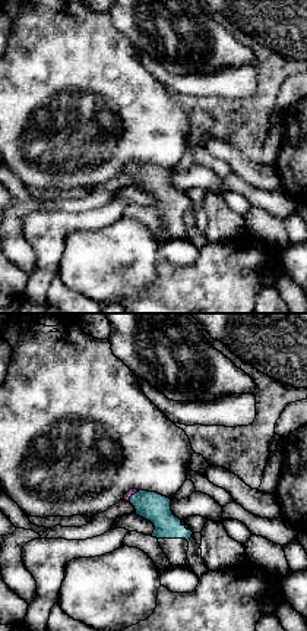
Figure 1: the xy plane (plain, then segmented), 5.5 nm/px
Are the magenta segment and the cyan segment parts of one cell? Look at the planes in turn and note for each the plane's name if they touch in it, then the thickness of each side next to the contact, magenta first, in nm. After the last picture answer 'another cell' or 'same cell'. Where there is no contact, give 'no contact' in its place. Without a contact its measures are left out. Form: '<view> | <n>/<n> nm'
xy | 40/160 nm

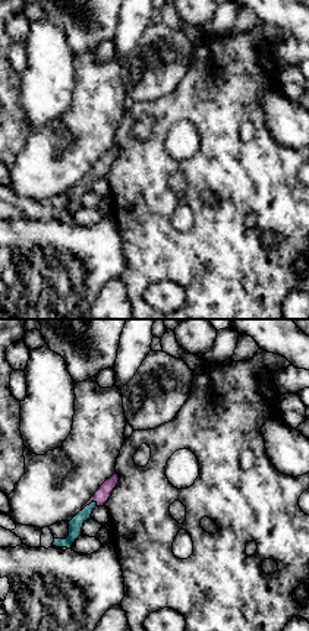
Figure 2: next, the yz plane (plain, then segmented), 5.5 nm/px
yz | 80/80 nm

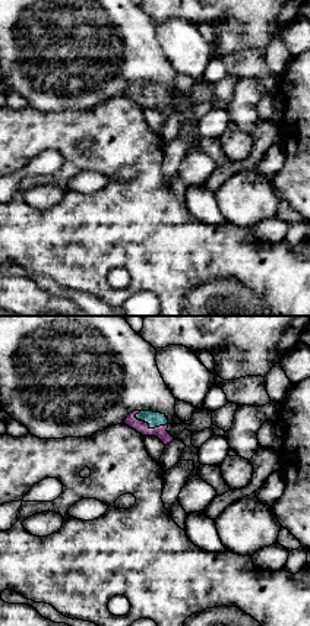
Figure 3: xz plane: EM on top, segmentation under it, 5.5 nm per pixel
xz | 70/80 nm

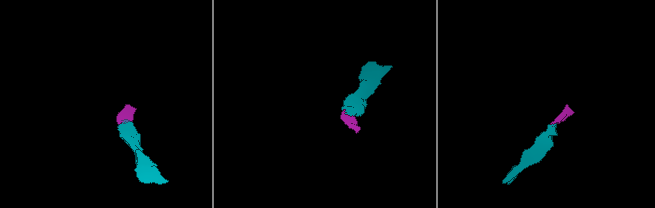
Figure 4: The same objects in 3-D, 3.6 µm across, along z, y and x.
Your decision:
same cell

